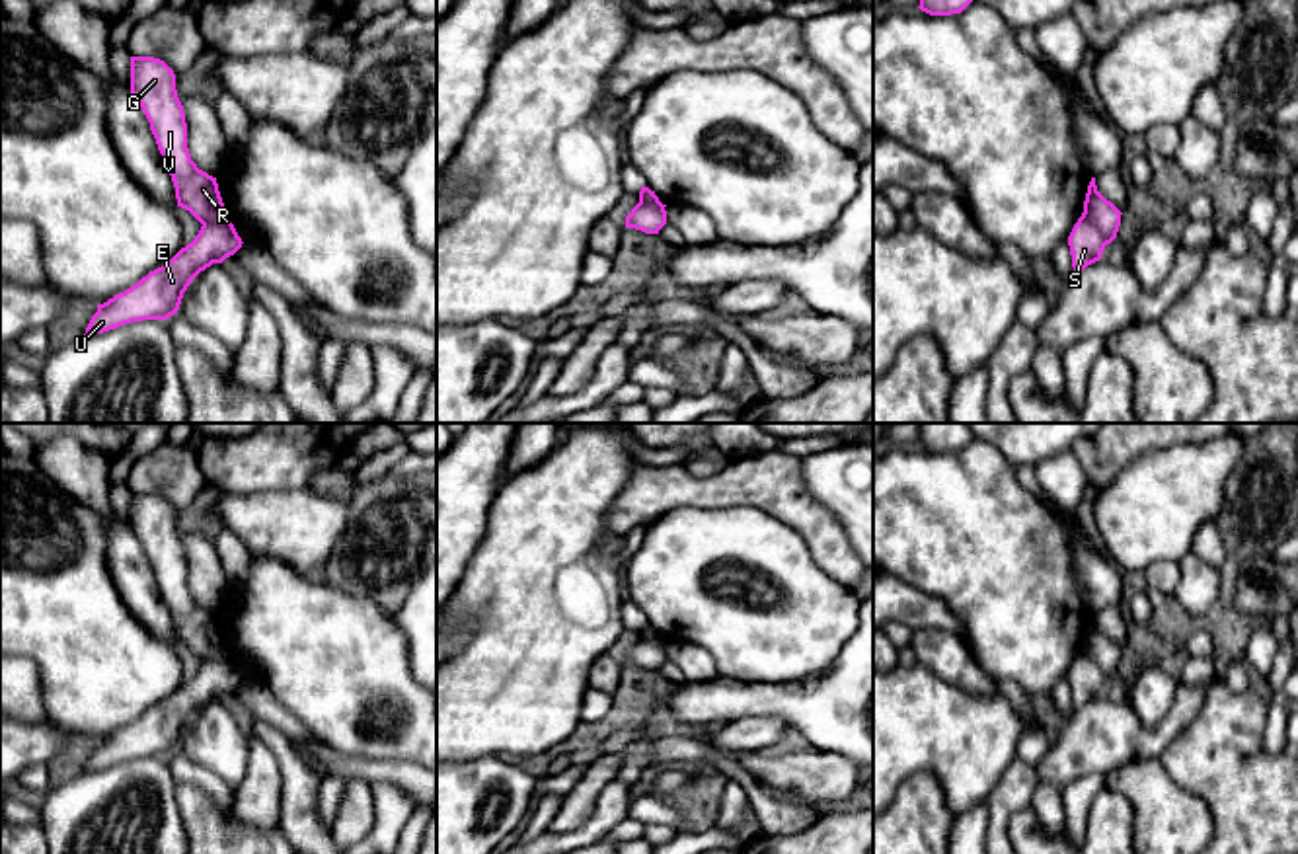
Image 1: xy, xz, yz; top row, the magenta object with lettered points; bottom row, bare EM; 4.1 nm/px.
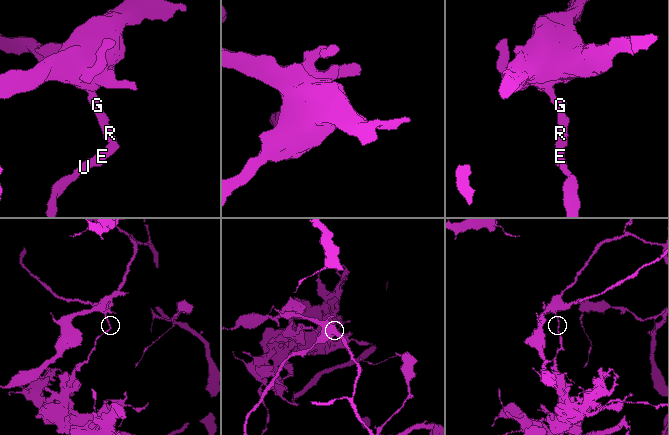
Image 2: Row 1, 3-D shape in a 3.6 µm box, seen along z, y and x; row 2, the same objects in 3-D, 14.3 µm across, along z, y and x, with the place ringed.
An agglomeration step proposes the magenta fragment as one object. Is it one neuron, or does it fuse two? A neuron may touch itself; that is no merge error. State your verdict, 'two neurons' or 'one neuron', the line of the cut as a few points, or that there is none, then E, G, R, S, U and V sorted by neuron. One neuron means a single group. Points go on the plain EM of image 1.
two neurons; cut in yz along (1082, 650), (1109, 679); E S U / G R V

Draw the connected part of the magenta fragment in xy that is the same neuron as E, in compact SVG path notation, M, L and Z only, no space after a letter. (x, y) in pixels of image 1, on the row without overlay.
M230 657L203 661L195 677L170 698L125 729L97 741L84 772L103 770L131 758L168 757L179 747L191 718L212 700L234 692L242 680Z

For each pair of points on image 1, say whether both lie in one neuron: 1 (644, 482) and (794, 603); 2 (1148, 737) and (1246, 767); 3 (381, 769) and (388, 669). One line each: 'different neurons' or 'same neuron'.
1: different neurons
2: different neurons
3: different neurons

